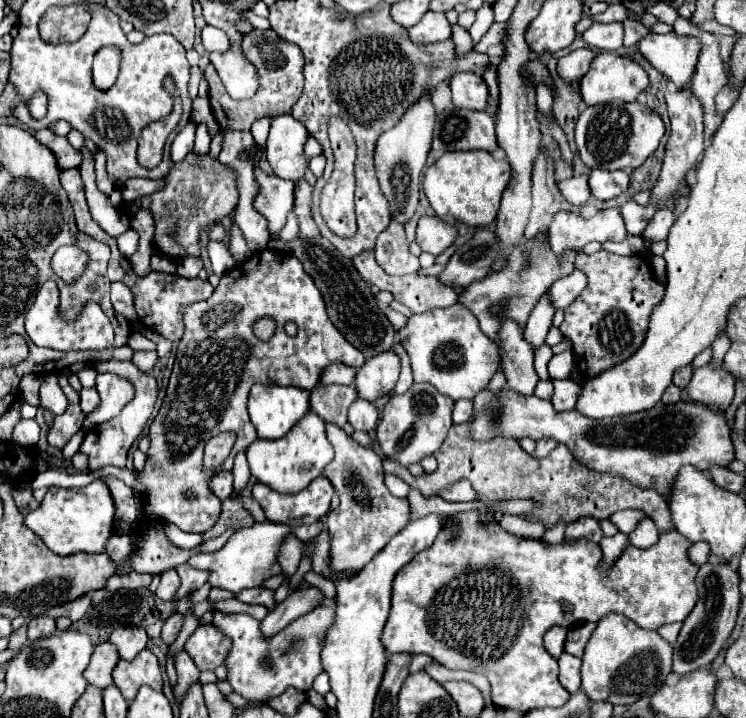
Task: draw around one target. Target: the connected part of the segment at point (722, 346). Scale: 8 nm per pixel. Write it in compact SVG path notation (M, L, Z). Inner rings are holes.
M720 334L720 338L712 344L712 364L720 366L722 358L724 358L724 352L730 348L730 340L726 334Z

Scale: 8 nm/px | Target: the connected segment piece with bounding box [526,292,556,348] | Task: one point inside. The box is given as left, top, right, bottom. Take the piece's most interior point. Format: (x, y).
(540, 320)

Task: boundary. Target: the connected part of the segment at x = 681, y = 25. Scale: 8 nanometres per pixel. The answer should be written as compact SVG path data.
M678 16L674 24L674 32L684 36L696 36L702 42L702 52L698 56L698 64L696 64L696 72L692 76L690 88L704 106L704 134L708 140L722 122L722 116L714 108L714 98L726 84L724 82L726 72L720 58L720 42L714 34L698 30L690 20L684 20L682 16Z

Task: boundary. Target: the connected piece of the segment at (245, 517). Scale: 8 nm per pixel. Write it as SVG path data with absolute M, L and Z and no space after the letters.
M224 500L222 504L222 514L220 514L220 520L216 522L216 526L212 530L208 530L204 534L204 540L208 538L216 538L220 534L224 534L230 526L234 528L242 528L242 526L252 526L256 520L254 516L244 508L244 502L236 502L236 500Z

